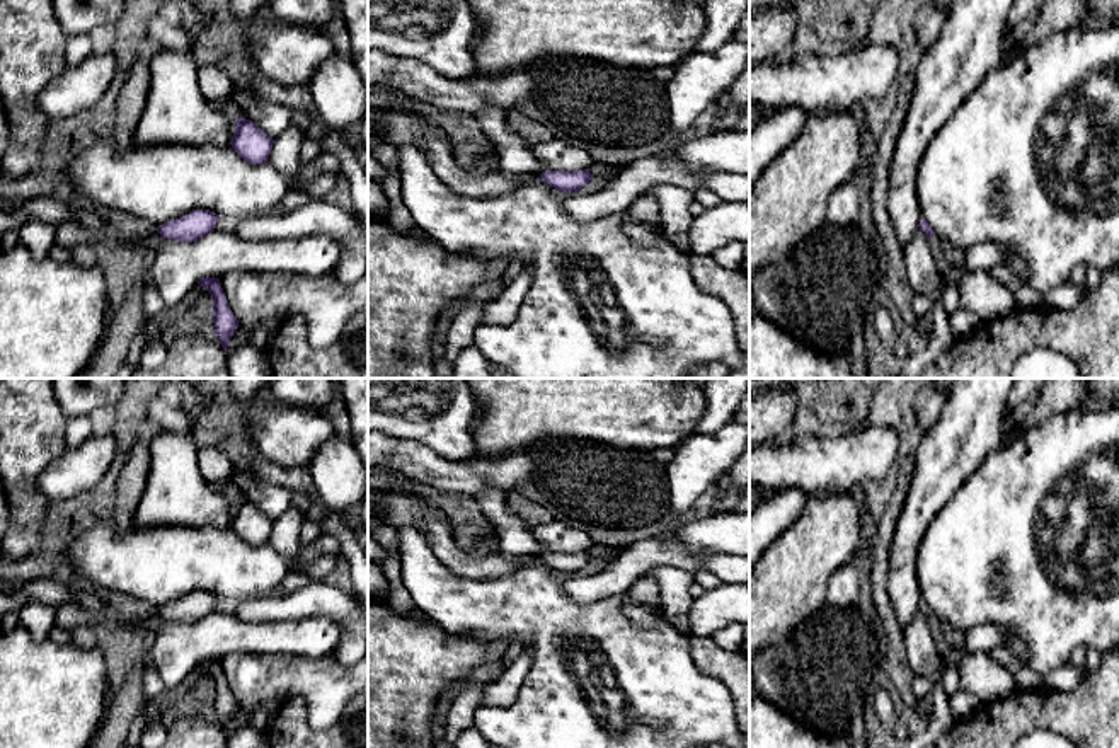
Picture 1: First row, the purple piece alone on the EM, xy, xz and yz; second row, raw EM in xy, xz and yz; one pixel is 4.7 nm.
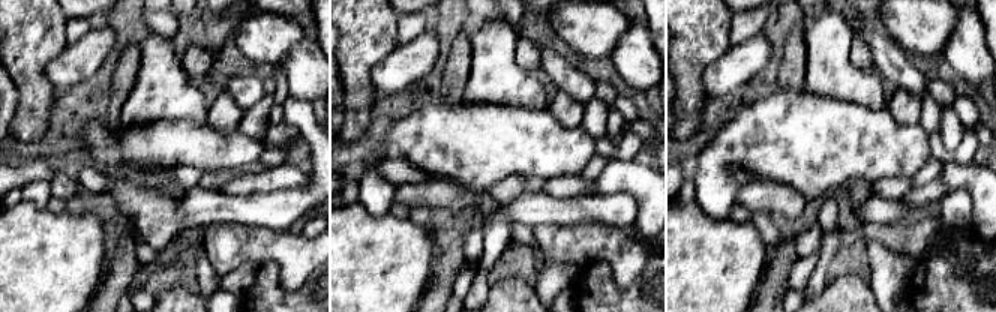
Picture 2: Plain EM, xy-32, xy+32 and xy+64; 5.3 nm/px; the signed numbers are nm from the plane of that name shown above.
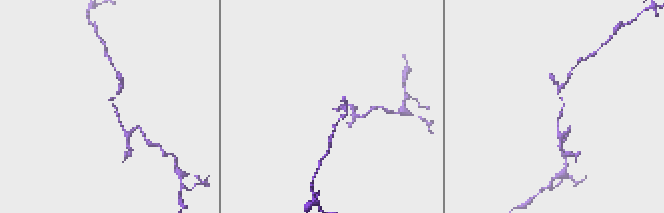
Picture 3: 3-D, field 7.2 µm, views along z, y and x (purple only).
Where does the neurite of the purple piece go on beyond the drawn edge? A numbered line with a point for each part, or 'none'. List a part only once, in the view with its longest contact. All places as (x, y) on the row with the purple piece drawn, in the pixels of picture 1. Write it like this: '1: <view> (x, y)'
none

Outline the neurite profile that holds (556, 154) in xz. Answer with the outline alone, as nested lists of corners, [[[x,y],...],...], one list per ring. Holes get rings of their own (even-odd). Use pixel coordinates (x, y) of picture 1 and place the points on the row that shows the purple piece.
[[[557,136],[545,143],[533,143],[531,152],[552,170],[584,170],[594,164],[588,150],[572,147]]]

